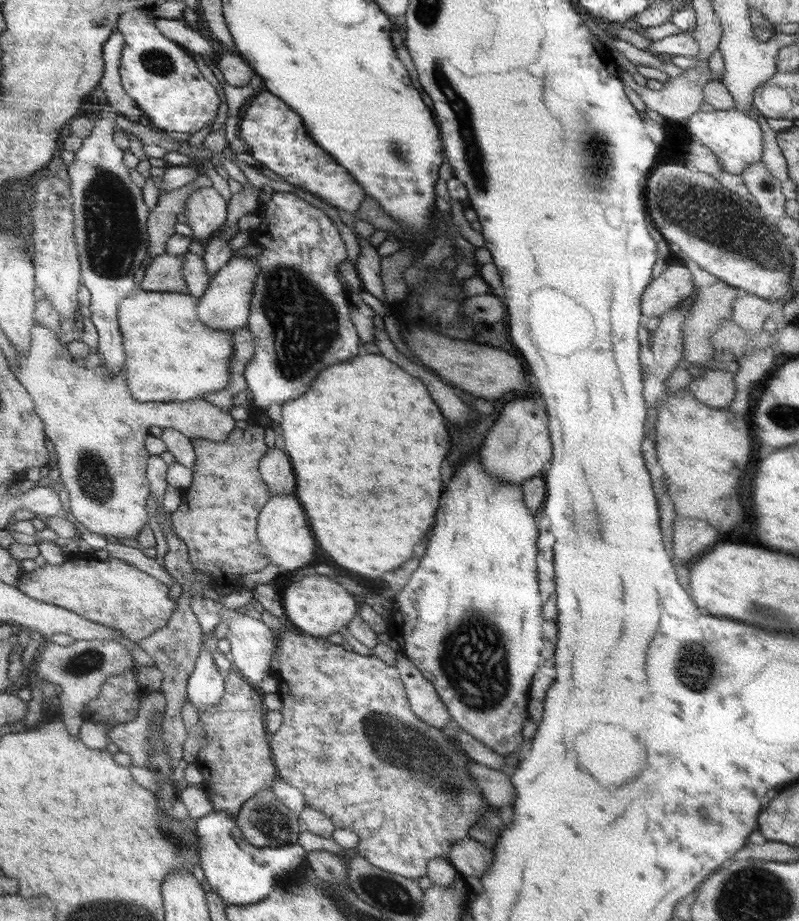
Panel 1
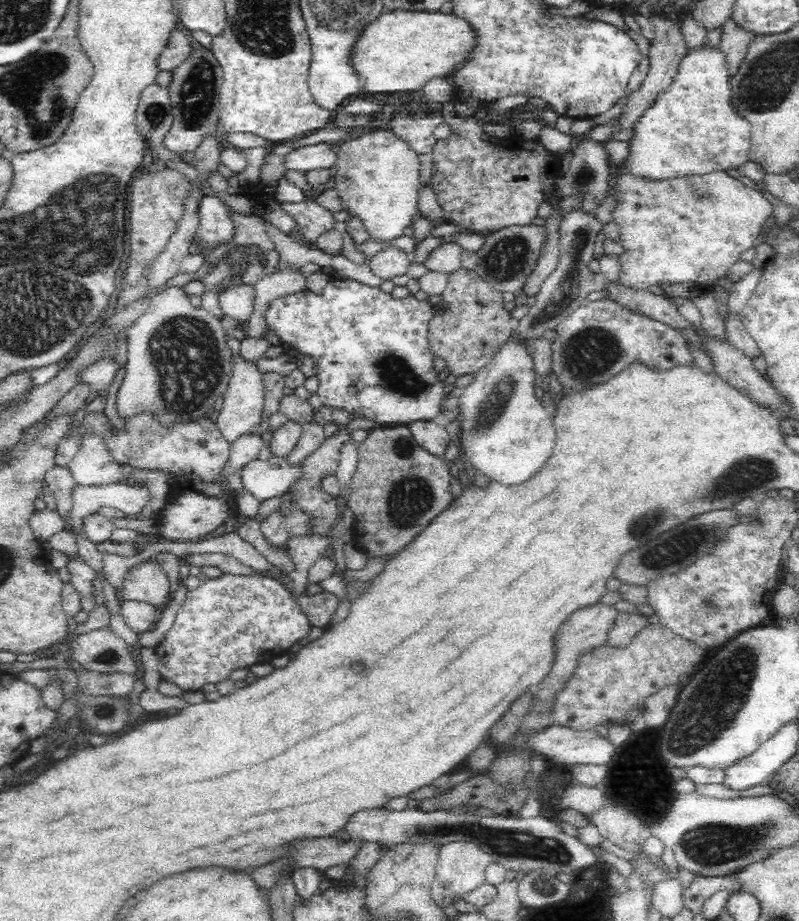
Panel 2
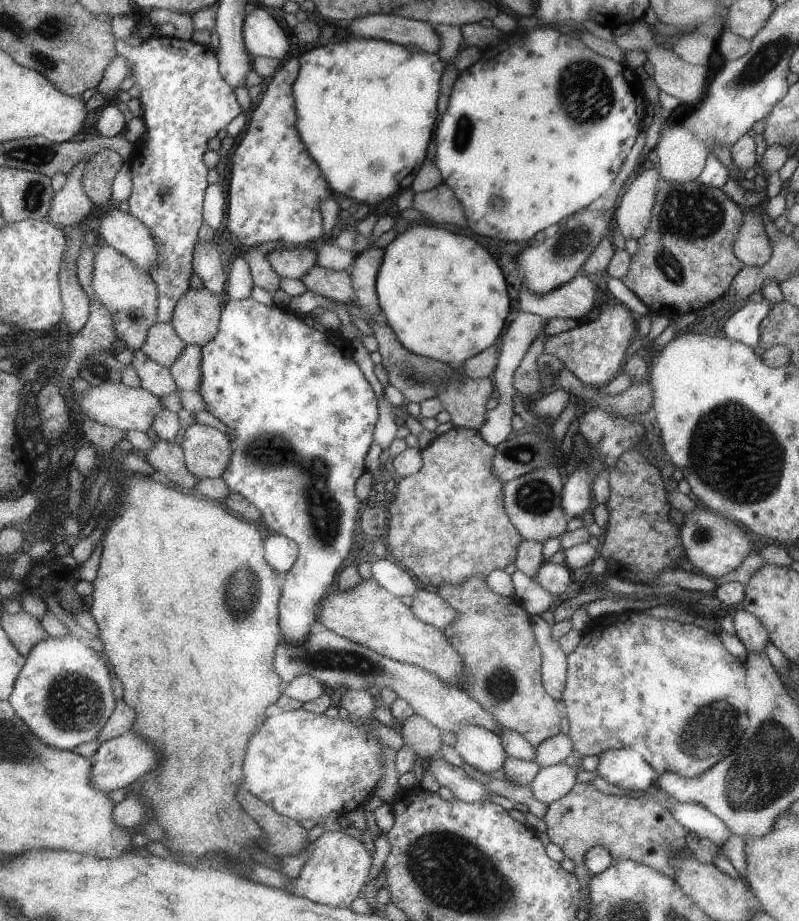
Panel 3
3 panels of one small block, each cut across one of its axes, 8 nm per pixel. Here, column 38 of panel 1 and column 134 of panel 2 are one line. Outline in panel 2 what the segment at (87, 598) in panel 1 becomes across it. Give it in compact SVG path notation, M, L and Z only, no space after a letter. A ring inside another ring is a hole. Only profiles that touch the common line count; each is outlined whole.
M157 561L144 562L121 579L123 586L119 592L120 600L137 600L160 608L167 594L170 594L170 581Z

